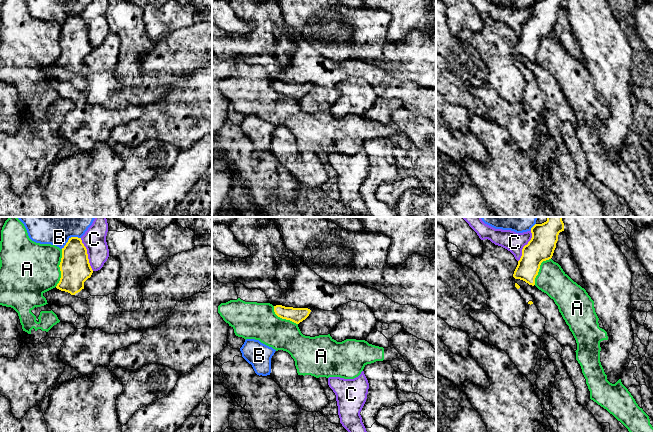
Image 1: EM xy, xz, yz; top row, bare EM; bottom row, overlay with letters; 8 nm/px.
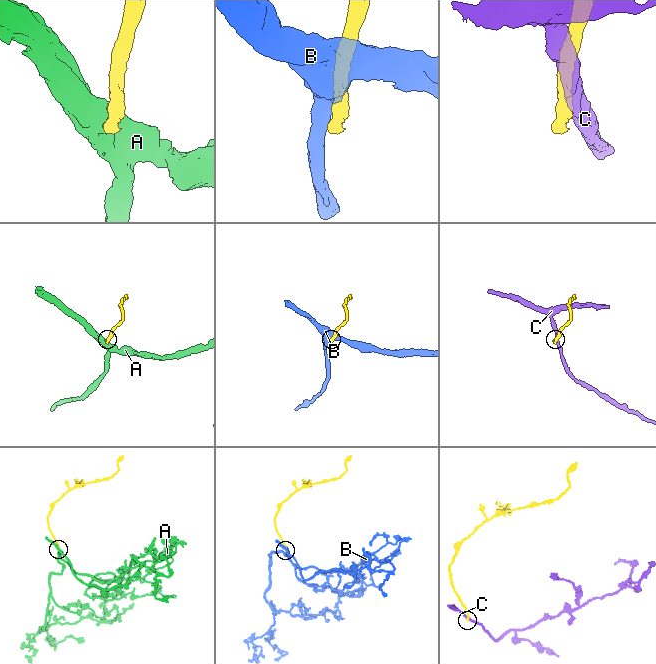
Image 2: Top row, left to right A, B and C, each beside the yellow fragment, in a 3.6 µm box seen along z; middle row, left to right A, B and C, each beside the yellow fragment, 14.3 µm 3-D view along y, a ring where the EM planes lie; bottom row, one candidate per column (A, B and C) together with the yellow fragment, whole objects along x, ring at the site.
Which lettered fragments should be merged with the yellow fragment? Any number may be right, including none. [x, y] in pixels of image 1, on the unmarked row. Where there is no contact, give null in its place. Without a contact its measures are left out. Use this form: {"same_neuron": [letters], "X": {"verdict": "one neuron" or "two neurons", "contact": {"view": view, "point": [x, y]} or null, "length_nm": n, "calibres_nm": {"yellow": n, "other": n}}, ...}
{"same_neuron": [], "A": {"verdict": "two neurons", "contact": {"view": "xy", "point": [60, 44]}, "length_nm": 300, "calibres_nm": {"yellow": 240, "other": 440}}, "B": {"verdict": "two neurons", "contact": {"view": "xy", "point": [70, 14]}, "length_nm": 180, "calibres_nm": {"yellow": 240, "other": 180}}, "C": {"verdict": "two neurons", "contact": {"view": "xy", "point": [87, 30]}, "length_nm": 280, "calibres_nm": {"yellow": 240, "other": 190}}}

